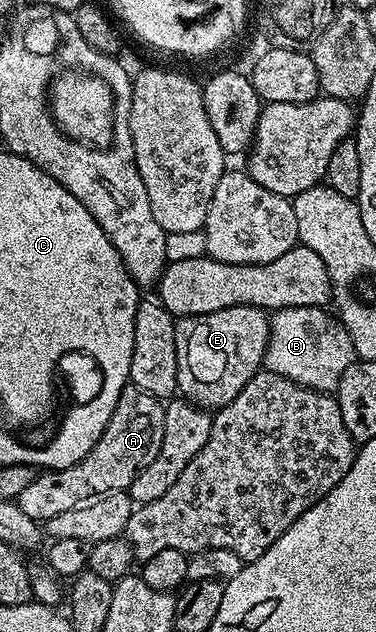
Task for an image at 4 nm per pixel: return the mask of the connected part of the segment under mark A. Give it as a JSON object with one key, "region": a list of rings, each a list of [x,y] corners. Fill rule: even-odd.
{"region":[[[127,384],[126,390],[116,399],[116,411],[112,411],[112,419],[108,419],[108,427],[104,427],[104,435],[72,467],[51,469],[39,472],[32,479],[32,484],[20,491],[16,504],[28,519],[45,523],[52,515],[60,515],[76,507],[80,499],[92,499],[92,495],[120,493],[129,490],[132,479],[156,459],[156,451],[160,451],[160,443],[164,439],[164,415],[166,410],[159,398],[140,391],[135,385]]]}

